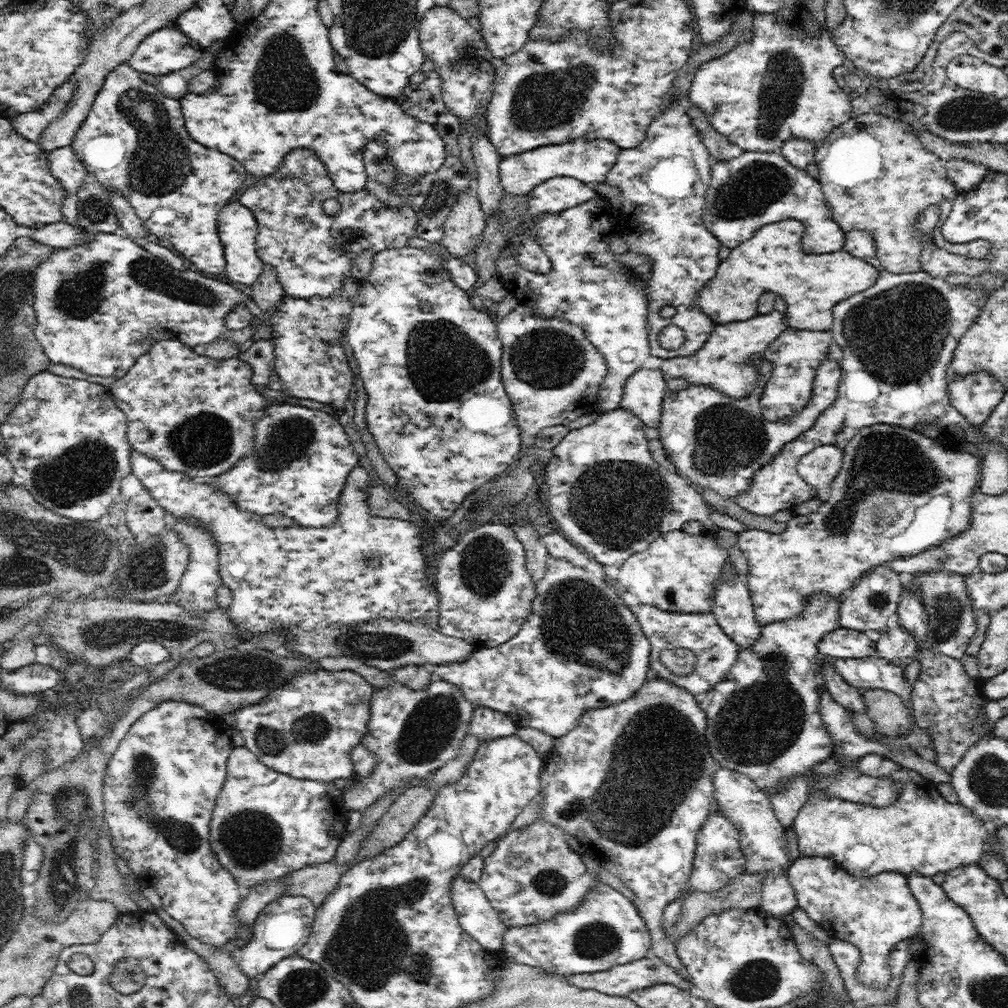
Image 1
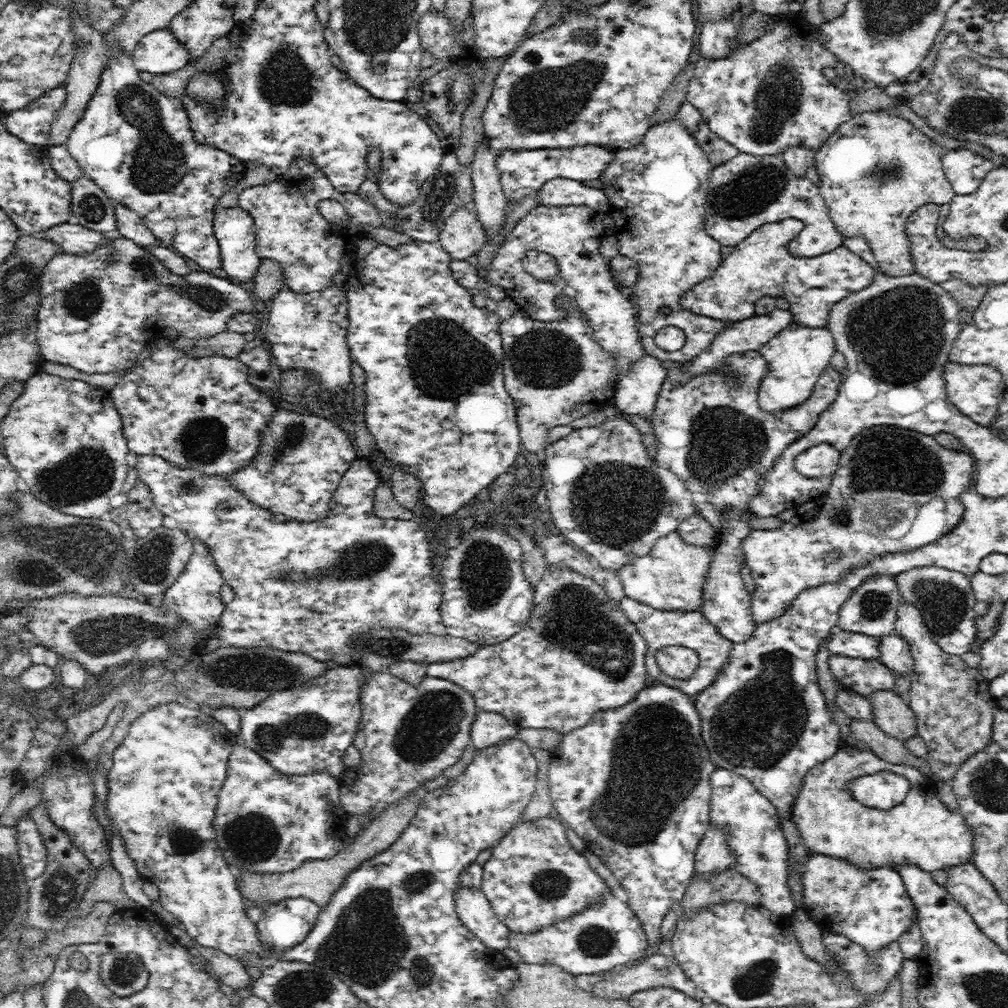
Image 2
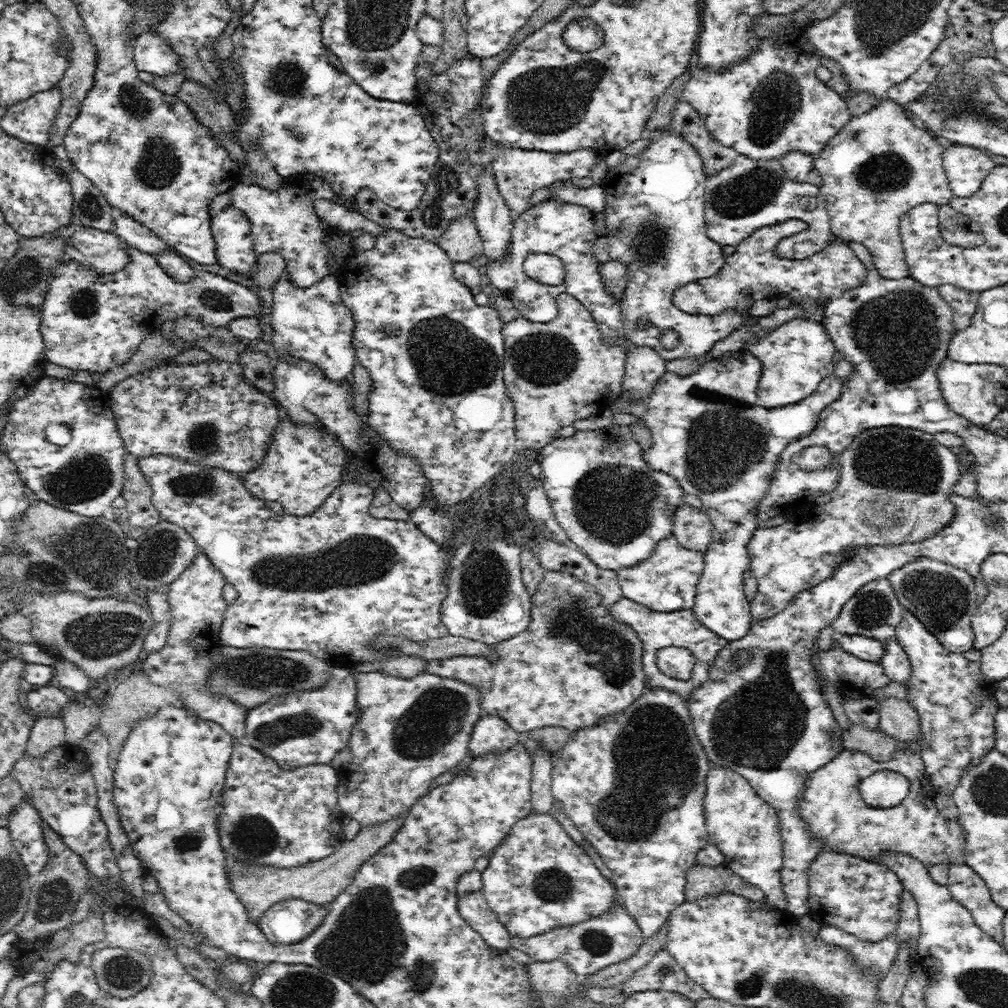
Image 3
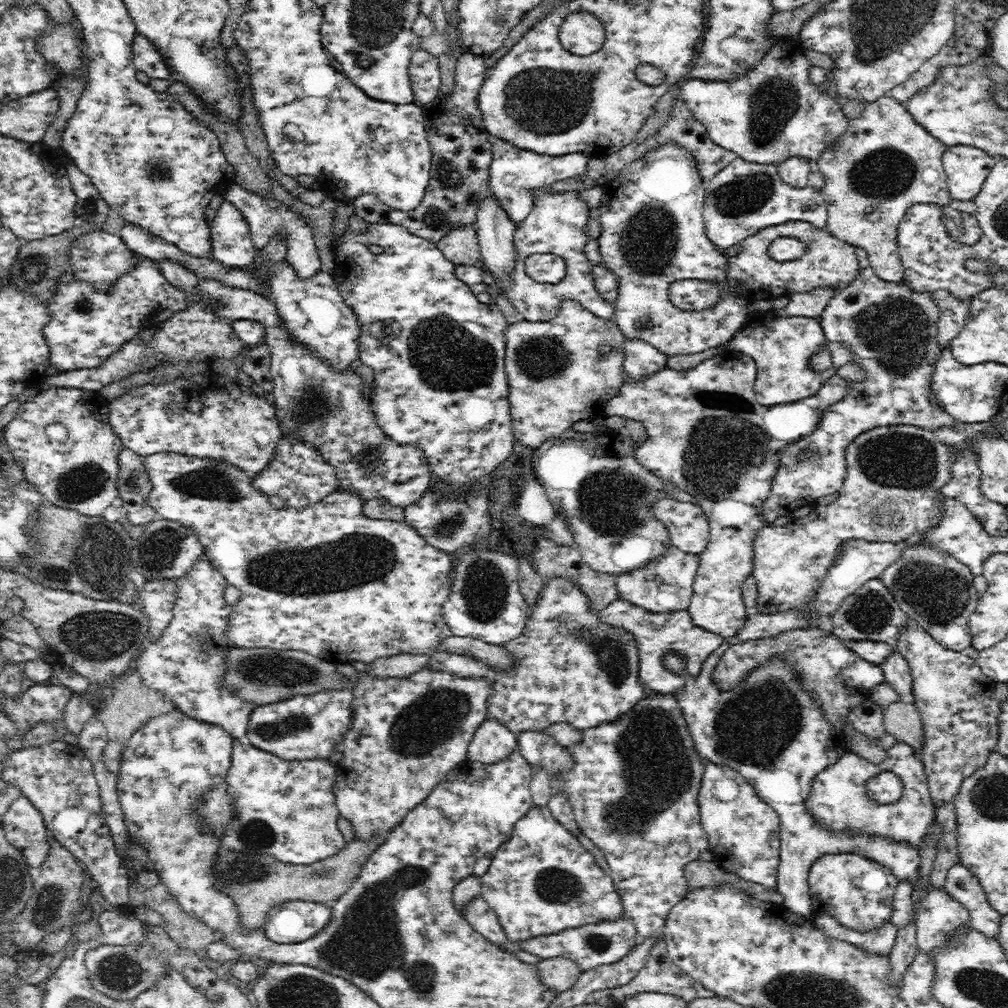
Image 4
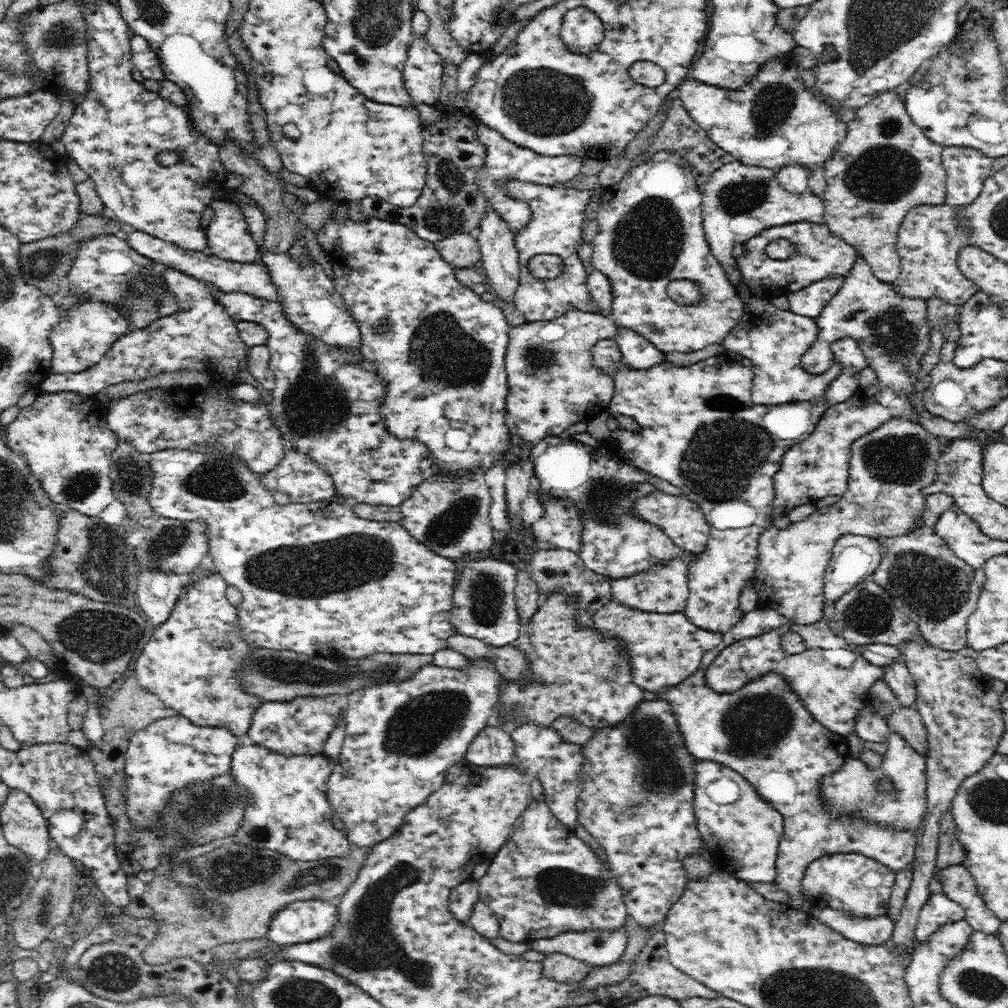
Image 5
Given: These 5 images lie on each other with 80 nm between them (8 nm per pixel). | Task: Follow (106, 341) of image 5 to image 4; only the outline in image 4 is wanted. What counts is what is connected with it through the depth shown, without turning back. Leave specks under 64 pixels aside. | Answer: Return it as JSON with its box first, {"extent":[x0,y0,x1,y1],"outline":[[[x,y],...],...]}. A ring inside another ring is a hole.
{"extent":[44,258,187,371],"outline":[[[141,258],[141,264],[136,271],[124,274],[108,294],[98,292],[90,288],[83,282],[78,282],[75,278],[70,278],[68,282],[58,282],[58,292],[56,292],[54,302],[50,303],[52,309],[52,320],[47,328],[44,328],[44,337],[50,347],[51,364],[60,371],[72,371],[85,368],[94,368],[99,365],[112,351],[115,351],[124,341],[138,336],[139,333],[149,327],[145,325],[145,316],[152,312],[170,308],[176,311],[184,310],[187,302],[183,294],[176,287],[172,286],[163,276],[159,266],[149,259]]]}

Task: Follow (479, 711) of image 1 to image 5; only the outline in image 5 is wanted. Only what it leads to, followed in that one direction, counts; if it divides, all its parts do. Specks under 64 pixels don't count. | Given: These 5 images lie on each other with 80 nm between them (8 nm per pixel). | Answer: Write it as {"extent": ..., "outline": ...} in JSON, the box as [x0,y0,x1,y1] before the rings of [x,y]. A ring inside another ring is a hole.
{"extent":[465,722,516,767],"outline":[[[491,722],[468,747],[465,758],[469,765],[477,767],[504,767],[516,763],[514,754],[509,730]]]}

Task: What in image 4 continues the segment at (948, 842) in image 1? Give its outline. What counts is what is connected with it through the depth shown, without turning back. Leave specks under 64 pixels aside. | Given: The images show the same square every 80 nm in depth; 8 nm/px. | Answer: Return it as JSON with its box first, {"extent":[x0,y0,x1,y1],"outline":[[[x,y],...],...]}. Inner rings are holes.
{"extent":[806,741,941,848],"outline":[[[900,741],[885,752],[884,760],[880,764],[872,764],[848,750],[834,766],[830,766],[816,776],[806,806],[814,819],[818,818],[818,822],[824,828],[882,833],[896,841],[908,841],[916,845],[916,848],[928,831],[936,831],[936,840],[938,840],[941,829],[938,822],[933,824],[936,814],[932,802],[929,801],[923,753]],[[884,770],[896,774],[902,782],[902,796],[892,801],[892,804],[881,804],[868,792],[868,778]]]}

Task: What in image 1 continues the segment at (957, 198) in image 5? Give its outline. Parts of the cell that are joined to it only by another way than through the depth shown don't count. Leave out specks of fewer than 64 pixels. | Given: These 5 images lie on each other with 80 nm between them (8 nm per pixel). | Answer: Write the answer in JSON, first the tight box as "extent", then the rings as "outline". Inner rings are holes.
{"extent":[942,157,991,193],"outline":[[[950,157],[942,163],[957,193],[968,193],[975,190],[977,184],[991,170],[987,164],[974,159]]]}

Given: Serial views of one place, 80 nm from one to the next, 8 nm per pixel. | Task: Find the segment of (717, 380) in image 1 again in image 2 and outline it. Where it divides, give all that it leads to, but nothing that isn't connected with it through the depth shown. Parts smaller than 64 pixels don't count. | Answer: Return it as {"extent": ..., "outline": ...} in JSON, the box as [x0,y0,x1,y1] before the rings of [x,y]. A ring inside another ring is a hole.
{"extent":[679,307,794,377],"outline":[[[776,307],[767,315],[754,315],[753,317],[733,322],[734,324],[712,342],[710,348],[706,348],[706,351],[701,352],[698,356],[692,358],[692,360],[688,360],[688,362],[679,365],[682,365],[685,370],[690,372],[691,377],[698,373],[709,371],[710,369],[721,365],[724,357],[731,355],[732,352],[756,351],[761,344],[768,342],[770,338],[774,338],[778,332],[782,331],[782,328],[789,326],[792,321],[794,321],[794,313],[792,313],[790,309]]]}

